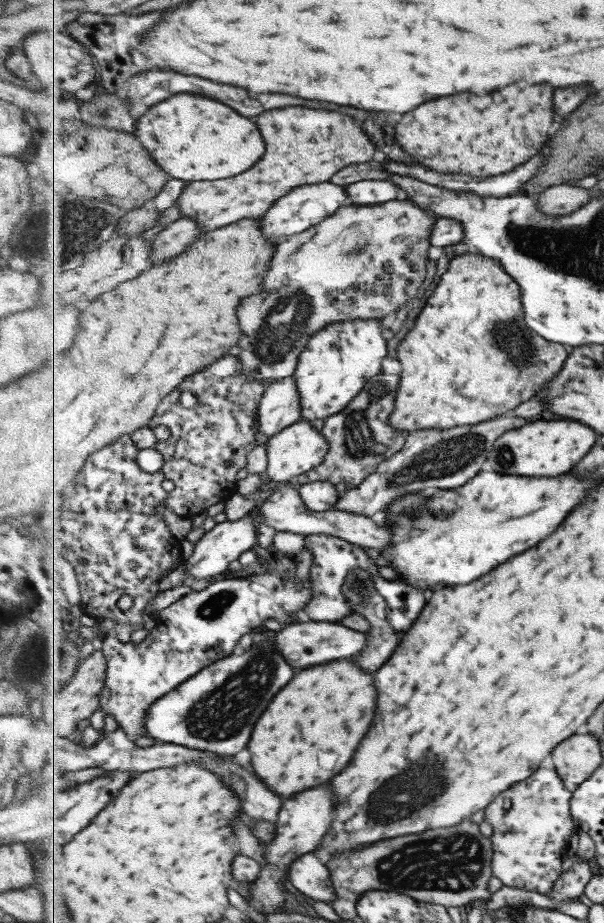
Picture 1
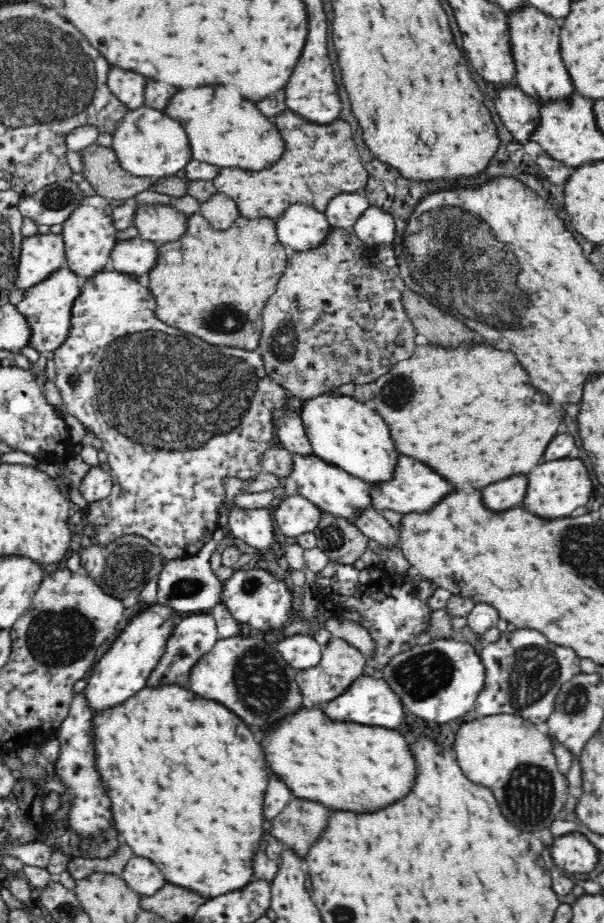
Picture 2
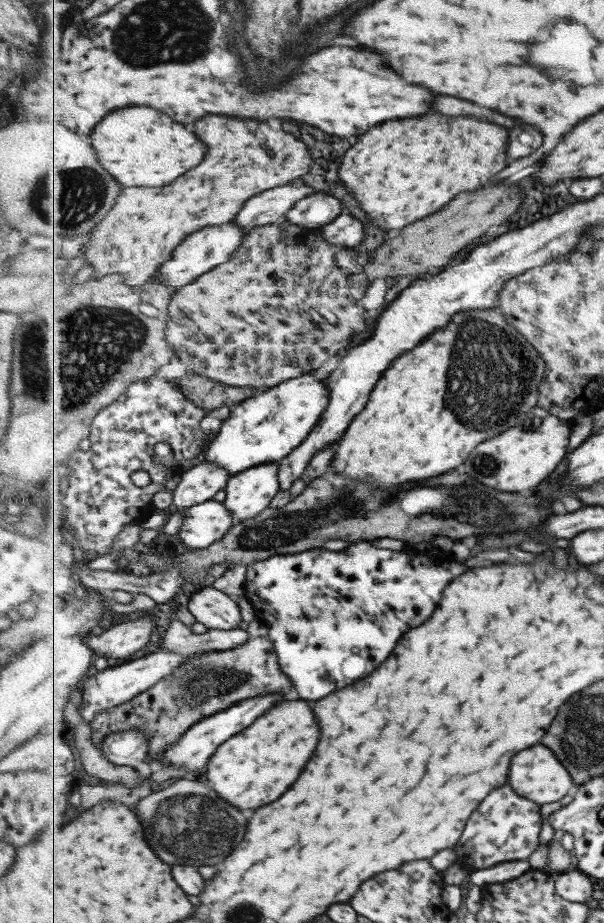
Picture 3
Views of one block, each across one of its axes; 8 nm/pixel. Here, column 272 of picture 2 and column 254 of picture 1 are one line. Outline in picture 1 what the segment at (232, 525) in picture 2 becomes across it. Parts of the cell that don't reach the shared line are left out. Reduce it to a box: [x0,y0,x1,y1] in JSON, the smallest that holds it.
[184,513,258,584]

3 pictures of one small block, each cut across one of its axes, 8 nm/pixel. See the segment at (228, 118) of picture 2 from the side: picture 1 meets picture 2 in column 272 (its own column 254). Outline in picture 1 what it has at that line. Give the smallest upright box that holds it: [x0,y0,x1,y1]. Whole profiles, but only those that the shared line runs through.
[137,94,266,182]

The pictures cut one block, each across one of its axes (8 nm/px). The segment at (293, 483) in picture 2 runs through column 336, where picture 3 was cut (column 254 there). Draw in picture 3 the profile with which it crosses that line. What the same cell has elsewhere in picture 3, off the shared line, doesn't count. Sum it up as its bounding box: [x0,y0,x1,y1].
[223,462,283,522]

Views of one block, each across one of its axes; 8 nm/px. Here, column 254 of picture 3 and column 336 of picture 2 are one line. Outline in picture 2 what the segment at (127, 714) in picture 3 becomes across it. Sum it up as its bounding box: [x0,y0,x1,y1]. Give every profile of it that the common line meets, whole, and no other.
[297,638,370,706]

